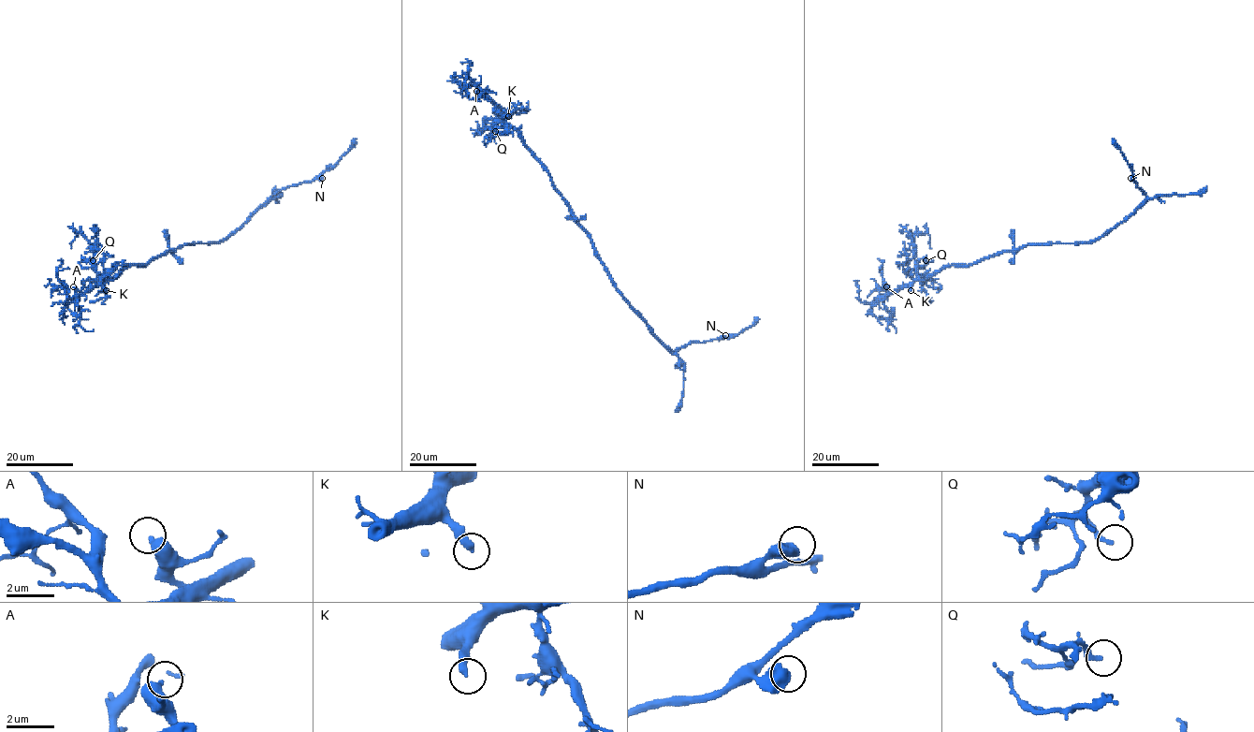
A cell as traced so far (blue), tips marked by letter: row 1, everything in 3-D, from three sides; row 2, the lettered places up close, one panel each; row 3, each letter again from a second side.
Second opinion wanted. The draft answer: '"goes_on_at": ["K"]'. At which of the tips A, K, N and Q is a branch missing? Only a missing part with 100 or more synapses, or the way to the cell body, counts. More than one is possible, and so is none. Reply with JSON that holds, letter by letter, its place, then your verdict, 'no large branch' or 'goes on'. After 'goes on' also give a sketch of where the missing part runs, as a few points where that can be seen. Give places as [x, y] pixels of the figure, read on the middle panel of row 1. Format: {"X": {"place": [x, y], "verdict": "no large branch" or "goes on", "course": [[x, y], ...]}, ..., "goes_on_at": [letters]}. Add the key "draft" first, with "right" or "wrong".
{"draft": "wrong", "A": {"place": [476, 91], "verdict": "no large branch"}, "K": {"place": [508, 116], "verdict": "no large branch"}, "N": {"place": [725, 335], "verdict": "no large branch"}, "Q": {"place": [495, 131], "verdict": "no large branch"}, "goes_on_at": []}

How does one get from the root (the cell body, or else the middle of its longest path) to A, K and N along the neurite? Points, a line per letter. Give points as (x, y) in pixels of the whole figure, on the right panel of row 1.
A: (1039, 242), (1028, 242), (1017, 249), (998, 252), (974, 264), (946, 265), (890, 294), (886, 286)
K: (1039, 242), (1028, 242), (1017, 249), (998, 252), (974, 264), (946, 265), (925, 277), (919, 277), (911, 290)
N: (1039, 242), (1090, 242), (1106, 234), (1146, 197), (1130, 178)

